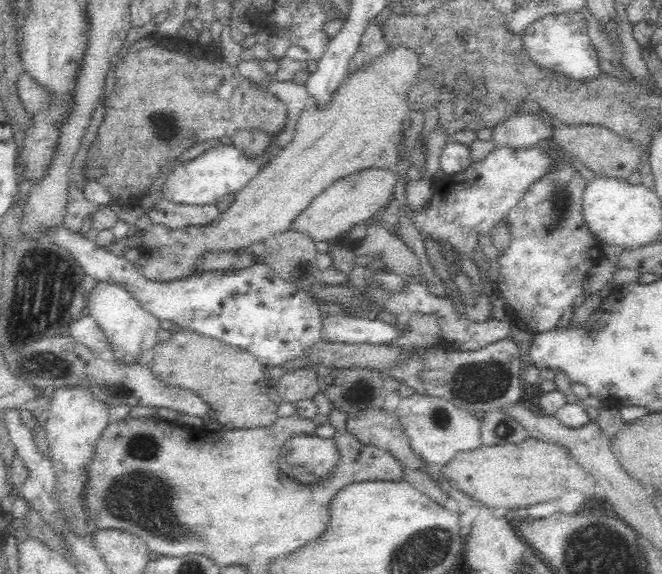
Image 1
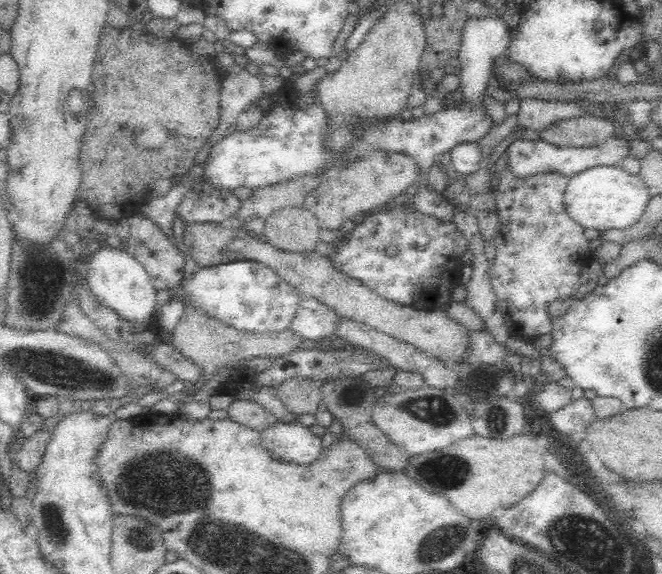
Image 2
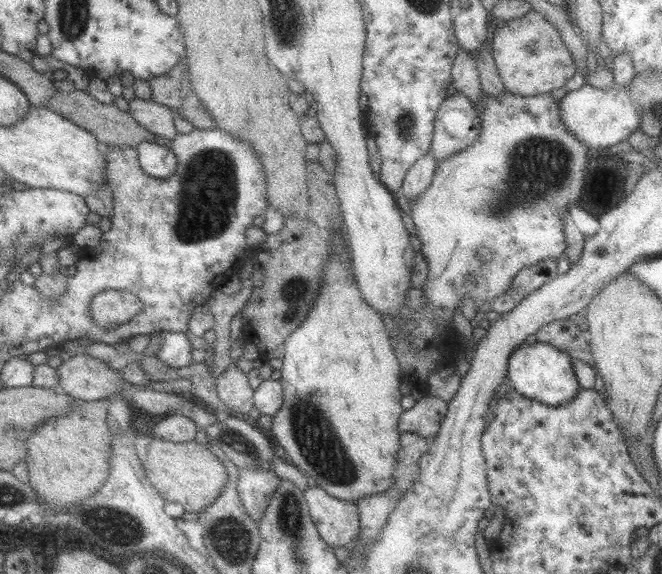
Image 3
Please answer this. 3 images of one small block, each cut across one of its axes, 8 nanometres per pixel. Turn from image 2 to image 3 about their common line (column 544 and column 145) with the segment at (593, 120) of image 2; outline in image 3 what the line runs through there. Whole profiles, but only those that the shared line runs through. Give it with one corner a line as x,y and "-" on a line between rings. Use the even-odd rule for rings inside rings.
74,89
68,93
59,91
53,98
50,98
49,108
61,113
65,118
71,119
72,122
89,130
95,134
97,139
105,147
114,146
131,146
139,147
141,143
153,141
157,134
145,130
130,111
121,110
113,103
106,104
96,100
87,90

